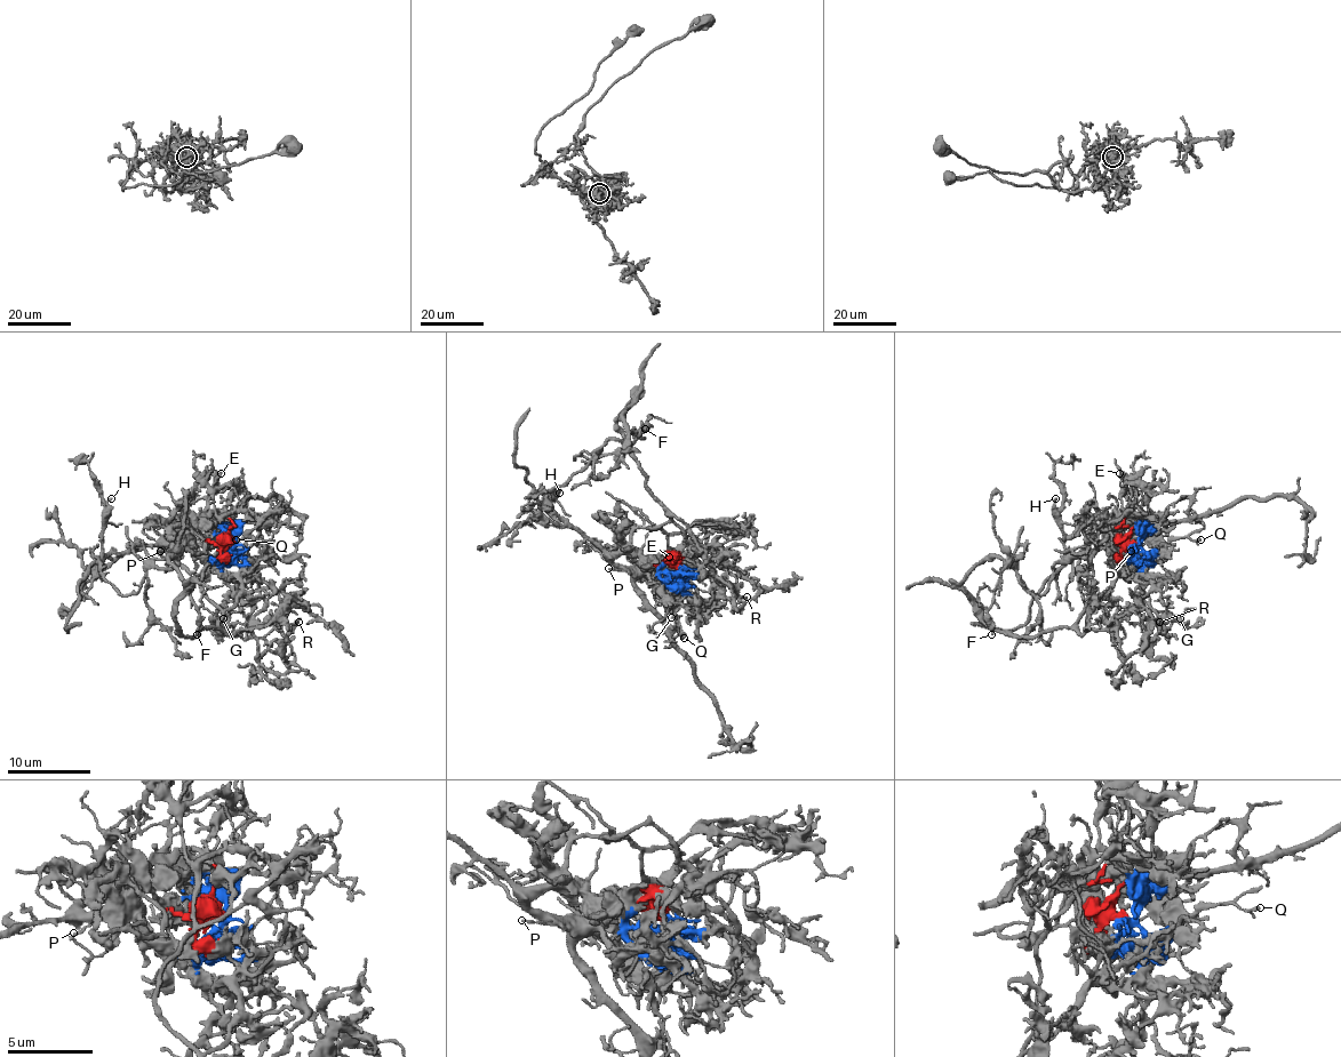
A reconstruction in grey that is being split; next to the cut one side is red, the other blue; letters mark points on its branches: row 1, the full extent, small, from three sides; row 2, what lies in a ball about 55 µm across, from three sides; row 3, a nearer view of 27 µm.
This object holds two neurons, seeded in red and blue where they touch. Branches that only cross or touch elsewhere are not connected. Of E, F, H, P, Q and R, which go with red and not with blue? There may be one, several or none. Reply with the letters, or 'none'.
E, F, H, R

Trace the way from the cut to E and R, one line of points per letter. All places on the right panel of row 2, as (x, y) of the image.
E: (1132, 544), (1130, 529), (1124, 521), (1127, 517), (1122, 506), (1119, 473)
R: (1132, 544), (1122, 552), (1125, 567), (1077, 629), (1104, 629), (1130, 656), (1159, 621)

